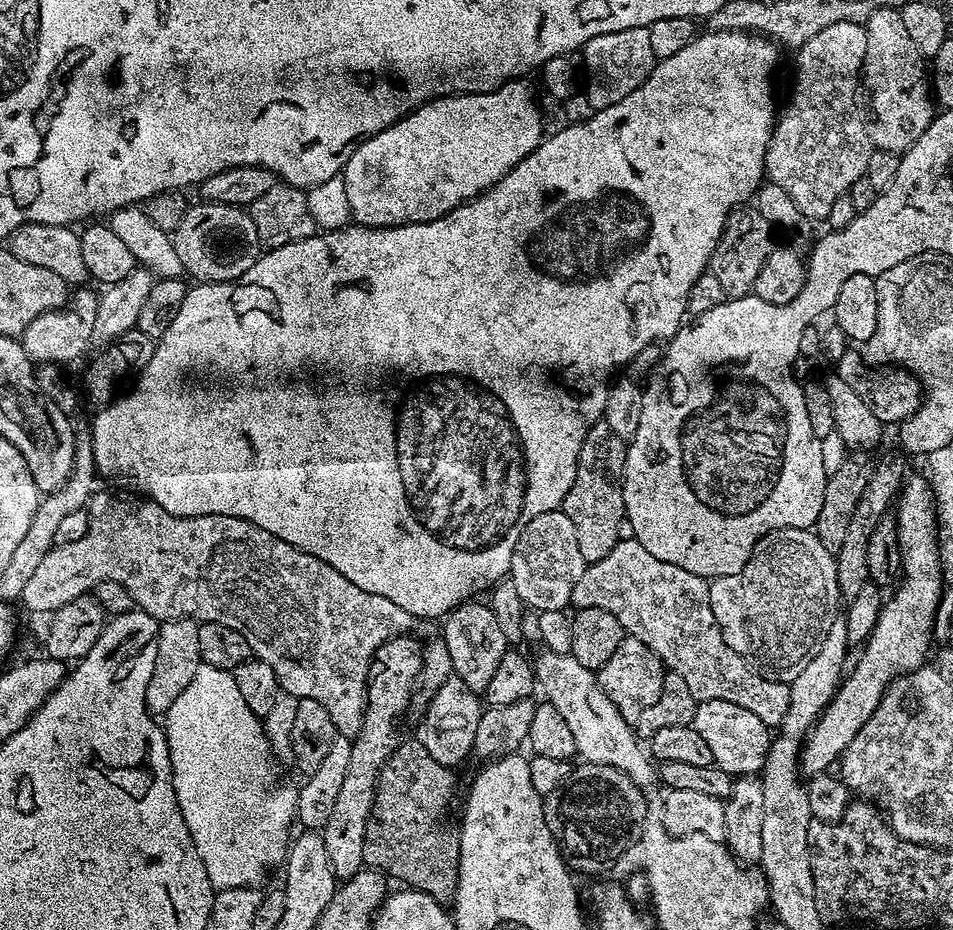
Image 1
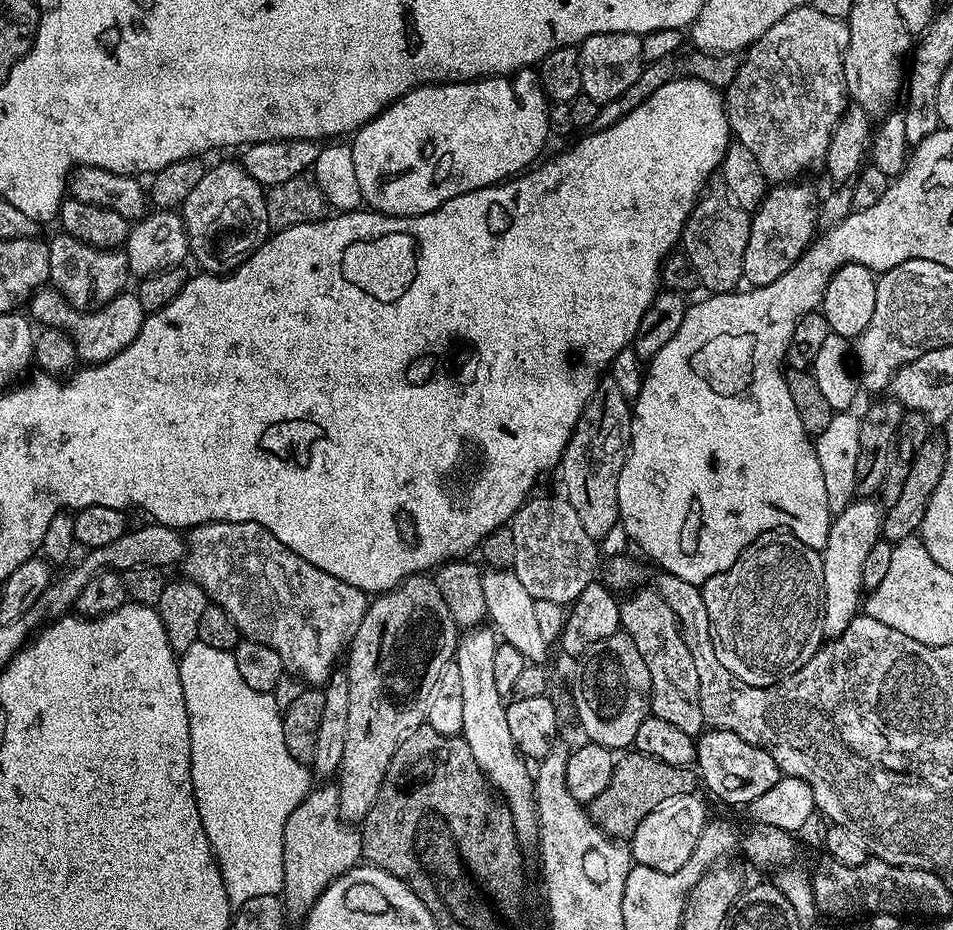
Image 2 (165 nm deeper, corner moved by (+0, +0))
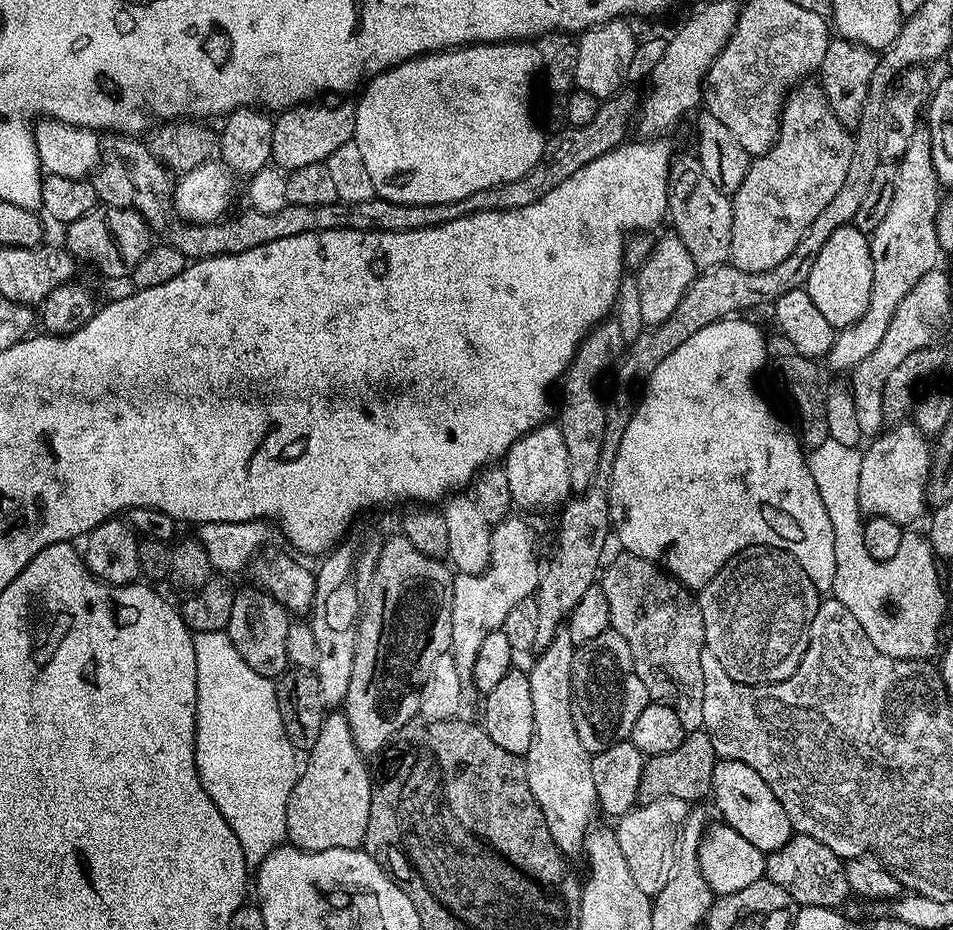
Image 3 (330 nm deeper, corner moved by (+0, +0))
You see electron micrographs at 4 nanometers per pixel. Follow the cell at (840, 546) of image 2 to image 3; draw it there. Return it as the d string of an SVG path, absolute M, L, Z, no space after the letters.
M896 422L881 431L869 444L872 445L868 449L863 449L862 474L858 474L858 506L861 513L865 517L881 516L901 526L912 526L926 509L933 453L929 437L922 435L911 422Z

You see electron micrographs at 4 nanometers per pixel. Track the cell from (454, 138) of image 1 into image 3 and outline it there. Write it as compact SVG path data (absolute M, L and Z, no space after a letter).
M505 42L503 44L470 44L463 48L449 48L442 52L427 52L425 56L415 56L413 60L402 62L393 68L372 77L363 85L359 93L360 100L356 105L356 134L354 142L362 154L362 163L370 174L370 182L374 182L376 196L381 200L398 202L399 204L441 204L442 202L458 202L462 198L470 198L470 194L478 194L478 190L486 190L490 186L498 186L506 182L514 182L522 178L542 158L546 143L545 133L540 133L536 120L532 117L532 83L538 80L542 72L542 52L532 42Z

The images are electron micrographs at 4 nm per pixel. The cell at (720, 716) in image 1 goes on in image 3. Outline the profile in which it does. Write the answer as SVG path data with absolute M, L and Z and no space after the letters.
M717 759L714 766L714 778L712 779L711 799L716 799L716 808L720 811L719 819L723 823L730 825L750 846L758 846L762 853L777 852L794 834L794 829L782 802L762 782L762 774L754 770L751 766L746 766L746 762L737 760Z

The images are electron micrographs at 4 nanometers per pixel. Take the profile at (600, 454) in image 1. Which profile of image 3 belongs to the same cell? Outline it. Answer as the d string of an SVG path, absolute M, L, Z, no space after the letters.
M609 318L595 324L584 336L580 349L570 362L568 371L562 377L564 384L564 401L560 404L560 419L558 425L562 437L566 440L567 453L569 454L570 482L572 492L583 494L588 487L596 482L600 475L600 455L602 442L606 434L606 400L600 397L600 383L604 375L611 373L617 367L618 361L623 357L626 345L622 338L622 326L614 318Z

